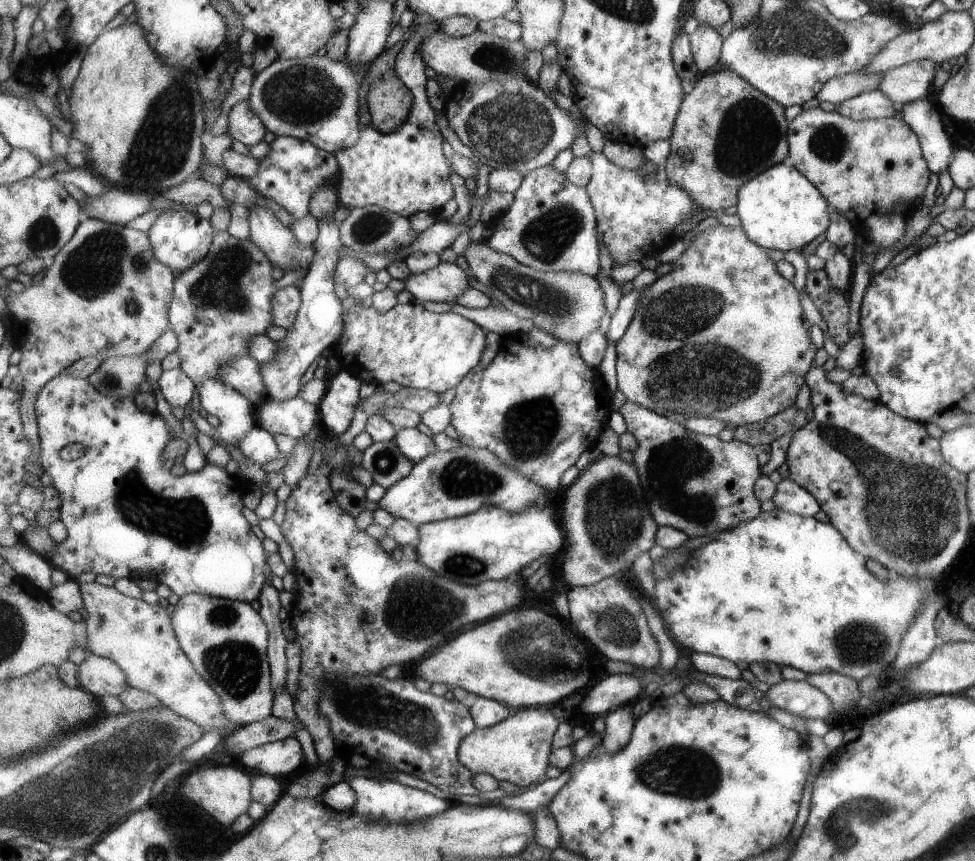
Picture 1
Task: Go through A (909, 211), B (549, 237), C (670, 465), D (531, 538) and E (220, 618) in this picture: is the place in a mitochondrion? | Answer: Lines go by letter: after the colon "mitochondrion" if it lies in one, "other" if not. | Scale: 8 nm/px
A: other
B: mitochondrion
C: mitochondrion
D: other
E: mitochondrion

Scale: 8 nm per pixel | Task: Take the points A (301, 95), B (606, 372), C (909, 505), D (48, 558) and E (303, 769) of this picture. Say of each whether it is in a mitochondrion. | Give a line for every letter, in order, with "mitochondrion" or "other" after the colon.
A: mitochondrion
B: other
C: mitochondrion
D: other
E: other

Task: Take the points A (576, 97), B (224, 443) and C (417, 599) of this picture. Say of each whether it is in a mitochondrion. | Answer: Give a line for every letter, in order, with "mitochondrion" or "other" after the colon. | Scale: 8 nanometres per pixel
A: other
B: other
C: mitochondrion

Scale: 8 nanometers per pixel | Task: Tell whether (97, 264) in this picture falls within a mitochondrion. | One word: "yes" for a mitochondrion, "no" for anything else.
yes

